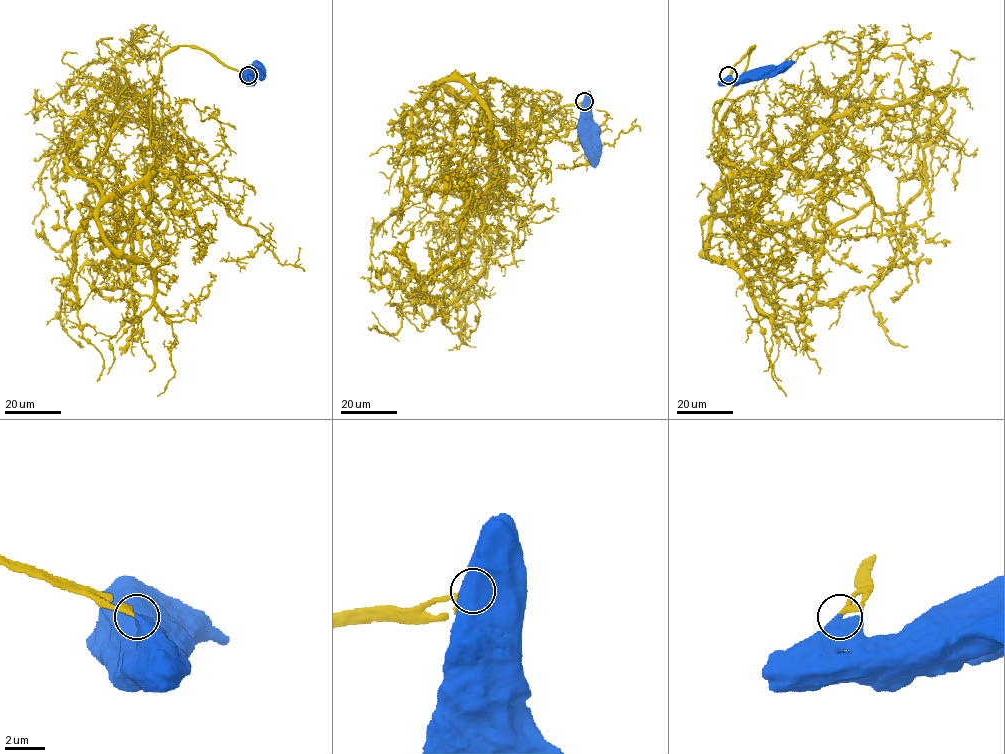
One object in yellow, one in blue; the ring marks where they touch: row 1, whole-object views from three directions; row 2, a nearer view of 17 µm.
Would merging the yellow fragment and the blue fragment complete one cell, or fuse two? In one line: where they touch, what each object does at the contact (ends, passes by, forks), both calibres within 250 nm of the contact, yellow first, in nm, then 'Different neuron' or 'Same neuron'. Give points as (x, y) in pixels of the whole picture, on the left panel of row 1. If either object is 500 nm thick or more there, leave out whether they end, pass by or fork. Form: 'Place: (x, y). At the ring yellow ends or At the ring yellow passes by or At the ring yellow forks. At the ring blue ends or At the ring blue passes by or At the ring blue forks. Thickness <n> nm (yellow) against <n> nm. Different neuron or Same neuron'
Place: (248, 75). Thickness 220 nm (yellow) against 600 nm. Same neuron

